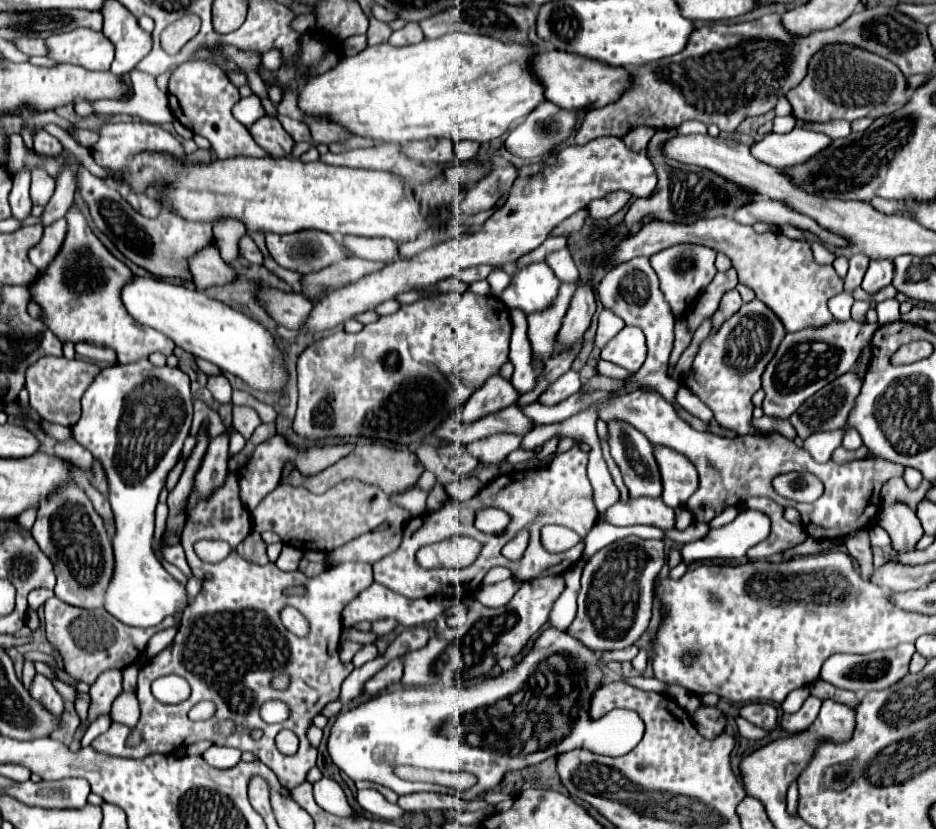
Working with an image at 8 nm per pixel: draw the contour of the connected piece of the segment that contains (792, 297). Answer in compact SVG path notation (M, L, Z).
M728 216L698 220L694 224L654 220L642 226L640 232L618 242L616 246L606 248L604 252L594 252L588 260L584 260L584 264L588 268L610 268L634 256L652 256L664 248L682 242L702 244L714 248L716 252L724 252L732 260L732 266L738 270L738 280L756 292L756 298L762 300L780 318L786 332L798 332L806 326L824 326L824 322L834 320L828 310L828 300L830 296L836 296L844 290L844 280L836 274L832 266L816 264L806 242L792 240L778 230L756 234L752 226L742 226Z

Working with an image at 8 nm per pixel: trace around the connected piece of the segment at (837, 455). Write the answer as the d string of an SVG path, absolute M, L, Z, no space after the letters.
M836 448L834 450L834 454L832 454L832 460L836 460L836 462L850 462L850 460L854 460L854 458L866 458L866 448L858 448L858 450L846 450L846 448Z

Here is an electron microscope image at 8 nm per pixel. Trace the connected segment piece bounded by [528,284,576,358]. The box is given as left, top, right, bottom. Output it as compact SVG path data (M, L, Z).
M562 284L560 294L550 306L550 310L544 310L542 314L528 314L528 338L532 344L532 354L540 358L550 358L554 352L556 334L560 330L562 318L570 306L572 294L576 286L574 284Z

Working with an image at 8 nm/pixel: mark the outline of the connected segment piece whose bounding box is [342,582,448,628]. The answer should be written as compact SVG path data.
M374 582L372 586L368 586L366 590L362 590L352 602L346 604L346 608L344 608L344 612L342 612L342 622L344 622L346 628L350 628L352 624L362 622L362 620L376 622L376 620L388 620L388 618L392 618L392 620L396 620L400 626L410 628L410 626L420 626L420 624L426 624L426 622L436 620L436 618L444 612L444 608L448 608L448 606L444 604L444 600L438 600L438 598L434 598L434 596L422 598L422 600L410 600L410 598L400 596L400 594L392 592L390 588L386 588L386 586Z

